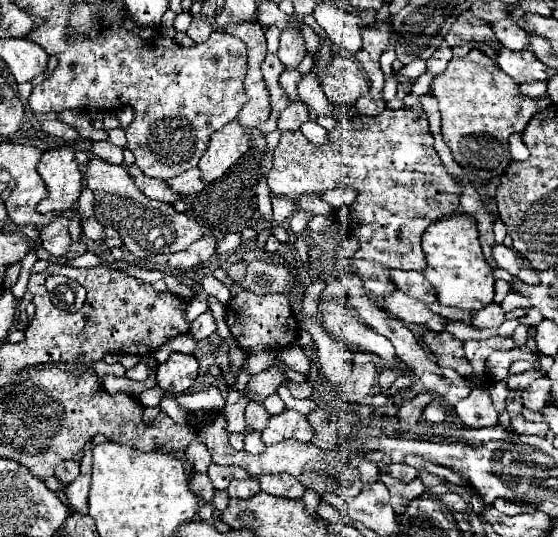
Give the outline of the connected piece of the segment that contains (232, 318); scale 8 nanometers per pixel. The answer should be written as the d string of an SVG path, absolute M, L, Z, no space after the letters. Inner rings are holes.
M238 293L232 297L226 305L226 317L228 317L228 329L238 341L242 349L248 353L268 345L268 347L288 347L298 337L298 325L296 317L290 311L288 297L284 293L272 293L272 295L254 295L254 293Z

